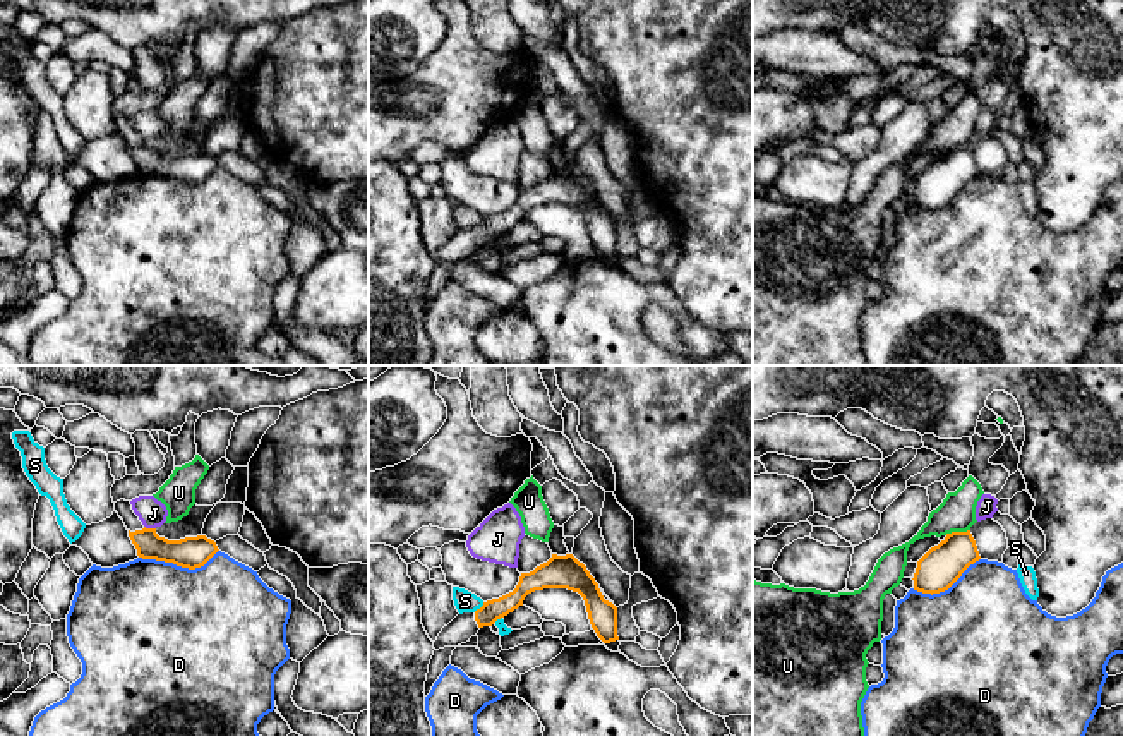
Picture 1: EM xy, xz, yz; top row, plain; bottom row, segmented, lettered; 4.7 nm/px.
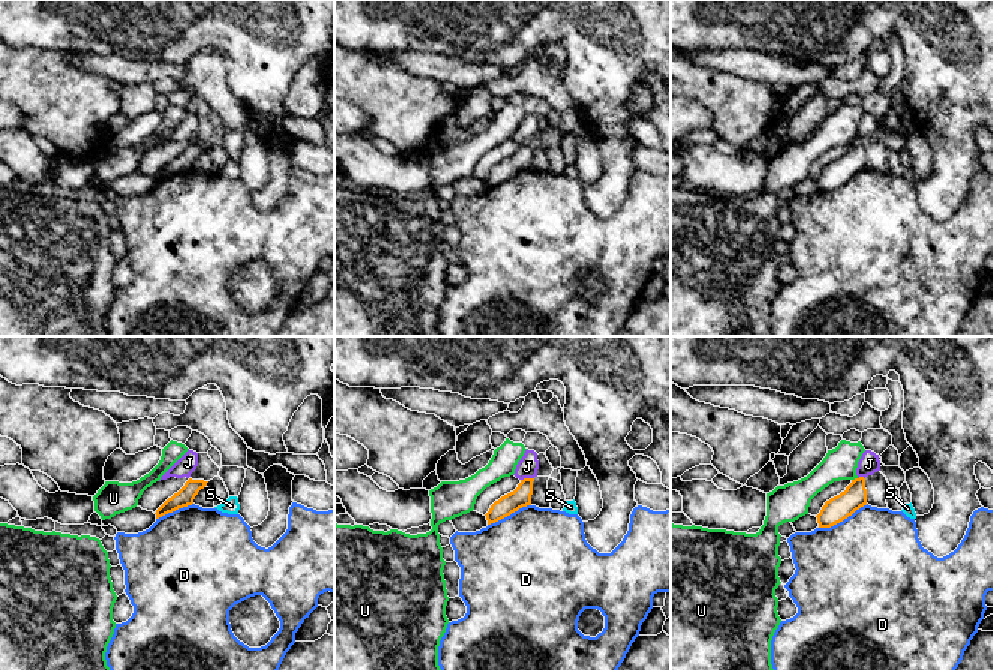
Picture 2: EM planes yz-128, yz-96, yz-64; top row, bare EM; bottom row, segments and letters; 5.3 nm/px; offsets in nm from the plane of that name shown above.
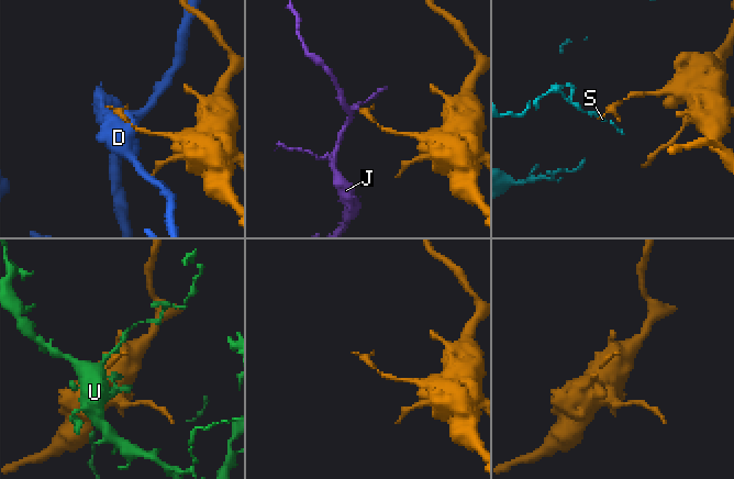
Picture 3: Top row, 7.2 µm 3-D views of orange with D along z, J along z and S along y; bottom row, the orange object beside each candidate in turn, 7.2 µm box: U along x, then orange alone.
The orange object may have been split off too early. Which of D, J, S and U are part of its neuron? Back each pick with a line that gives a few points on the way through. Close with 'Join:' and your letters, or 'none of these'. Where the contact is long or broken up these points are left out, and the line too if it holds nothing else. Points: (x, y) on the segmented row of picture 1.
Join: none of these

